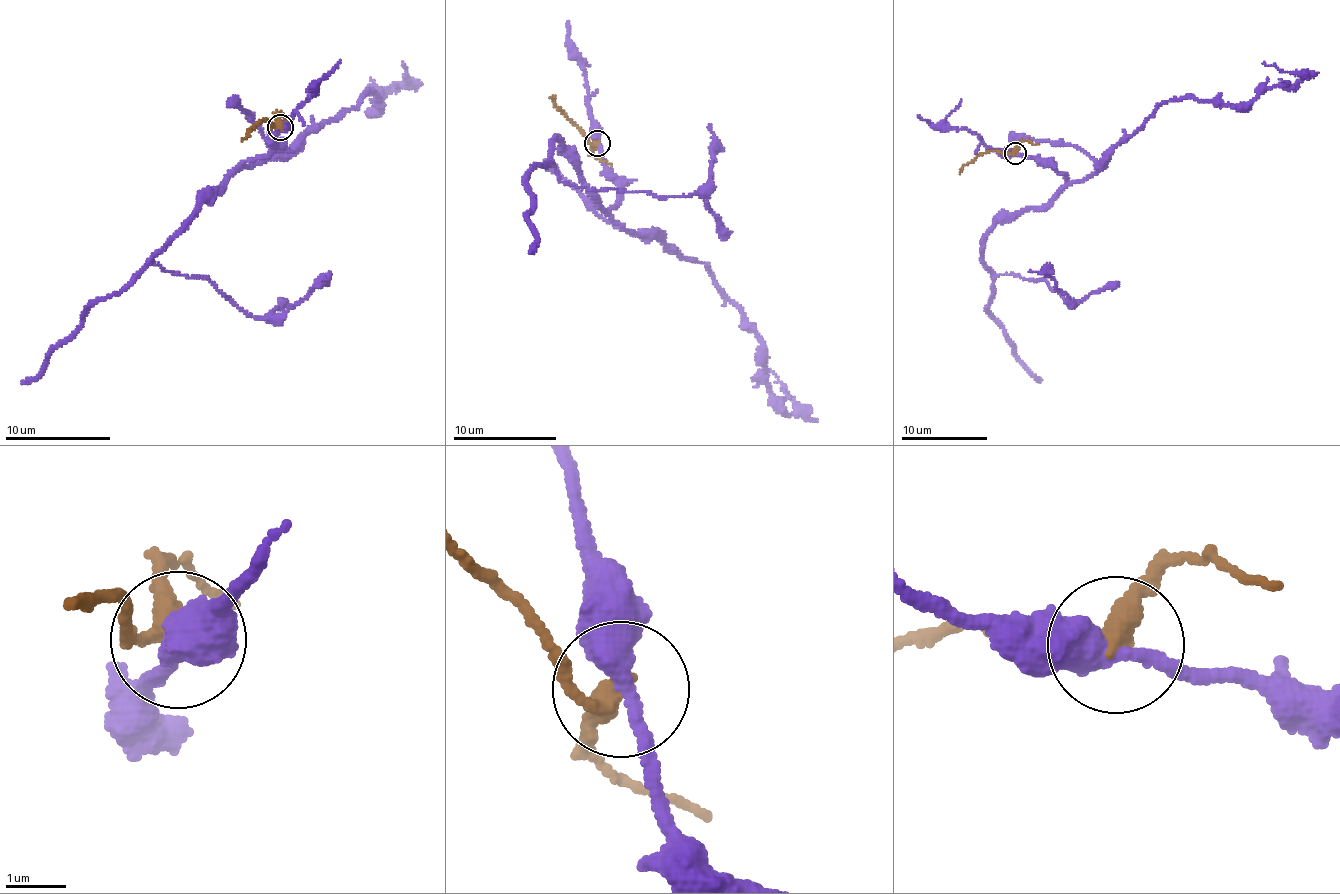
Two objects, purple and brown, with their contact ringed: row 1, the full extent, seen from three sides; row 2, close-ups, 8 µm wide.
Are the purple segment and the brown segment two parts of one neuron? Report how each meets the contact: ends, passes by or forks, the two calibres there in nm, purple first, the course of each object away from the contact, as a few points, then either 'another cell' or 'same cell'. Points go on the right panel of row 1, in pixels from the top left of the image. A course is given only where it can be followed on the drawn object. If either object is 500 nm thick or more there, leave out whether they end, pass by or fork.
purple passes by; brown passes by; calibres 400 and 300 nm; course purple (1015, 153), (1066, 183), (1008, 213), (981, 253), (998, 274), (1043, 278), (1072, 303), (1028, 271); course brown (1015, 153), (989, 150), (963, 167), (960, 174); another cell

